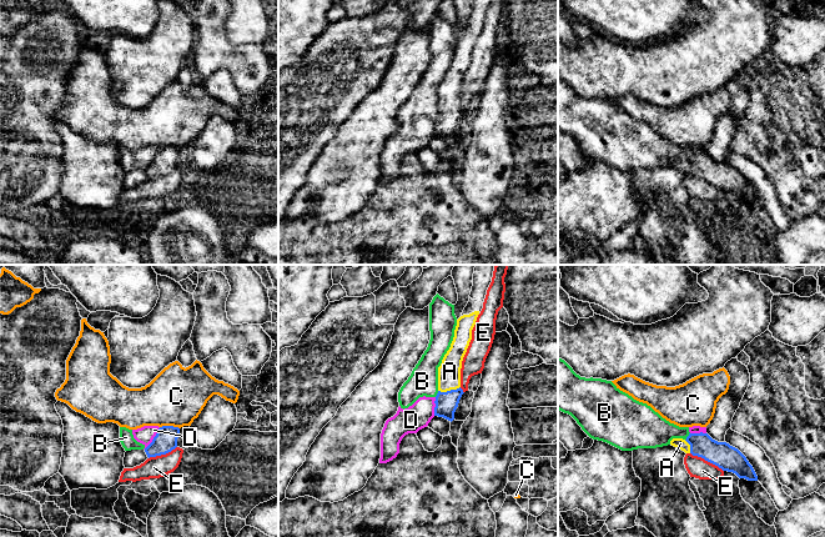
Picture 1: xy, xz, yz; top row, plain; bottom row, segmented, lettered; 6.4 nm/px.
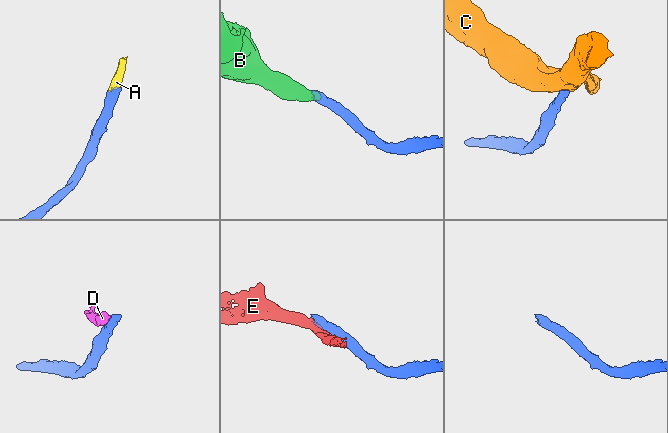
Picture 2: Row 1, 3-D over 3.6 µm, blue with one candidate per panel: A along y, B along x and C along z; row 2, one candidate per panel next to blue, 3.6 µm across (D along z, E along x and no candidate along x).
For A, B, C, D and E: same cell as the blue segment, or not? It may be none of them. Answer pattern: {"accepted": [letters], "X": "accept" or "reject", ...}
{"accepted": ["A"], "A": "accept", "B": "reject", "C": "reject", "D": "reject", "E": "reject"}

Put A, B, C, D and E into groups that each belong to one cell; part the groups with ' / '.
A / B D / C / E

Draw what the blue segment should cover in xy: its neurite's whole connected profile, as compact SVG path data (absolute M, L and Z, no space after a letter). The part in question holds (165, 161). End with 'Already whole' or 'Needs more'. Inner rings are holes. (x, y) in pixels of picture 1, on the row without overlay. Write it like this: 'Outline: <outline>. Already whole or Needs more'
Outline: M162 146L159 149L152 162L145 169L147 177L166 175L177 167L180 149L173 146Z. Already whole

